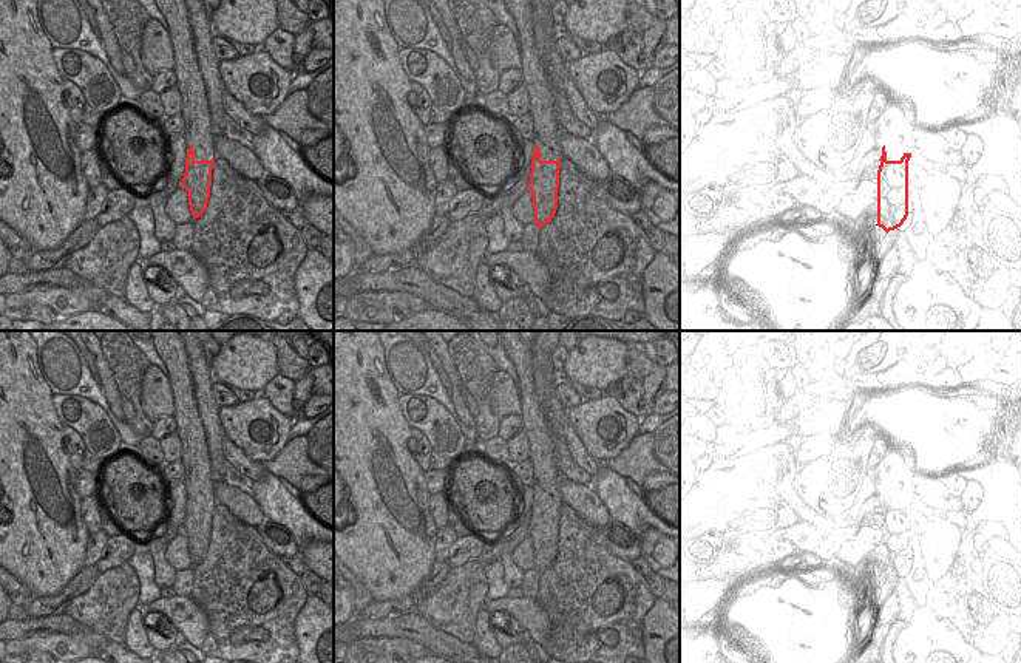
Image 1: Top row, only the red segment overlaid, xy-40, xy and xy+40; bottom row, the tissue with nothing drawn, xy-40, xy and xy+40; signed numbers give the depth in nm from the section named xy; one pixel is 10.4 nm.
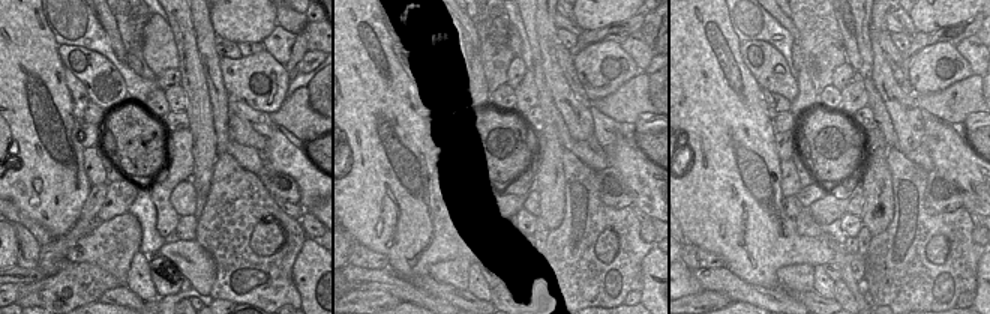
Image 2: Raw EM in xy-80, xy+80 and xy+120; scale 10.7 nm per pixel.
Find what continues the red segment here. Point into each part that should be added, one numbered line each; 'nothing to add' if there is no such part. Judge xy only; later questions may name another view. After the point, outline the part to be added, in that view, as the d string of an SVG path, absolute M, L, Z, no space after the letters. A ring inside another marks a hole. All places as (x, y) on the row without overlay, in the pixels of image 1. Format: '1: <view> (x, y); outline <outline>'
1: xy (547, 478); outline M500 331L499 335L519 379L521 419L533 465L533 495L539 495L541 507L559 507L559 487L565 476L556 468L553 436L534 391L533 351L522 342L519 331Z

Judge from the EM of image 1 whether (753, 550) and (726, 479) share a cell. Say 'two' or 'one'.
one

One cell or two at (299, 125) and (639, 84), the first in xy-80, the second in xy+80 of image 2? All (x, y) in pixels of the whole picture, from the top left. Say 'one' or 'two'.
one

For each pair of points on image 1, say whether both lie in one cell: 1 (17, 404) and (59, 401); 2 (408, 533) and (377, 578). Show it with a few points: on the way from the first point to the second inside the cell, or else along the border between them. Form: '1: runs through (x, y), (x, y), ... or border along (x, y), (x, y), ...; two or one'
1: border along (51, 394), (51, 404), (62, 424); two
2: runs through (400, 546), (400, 558), (390, 566); one

